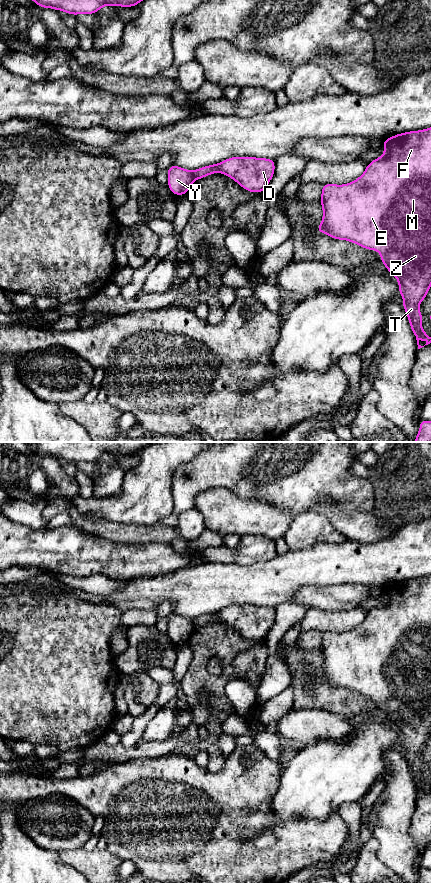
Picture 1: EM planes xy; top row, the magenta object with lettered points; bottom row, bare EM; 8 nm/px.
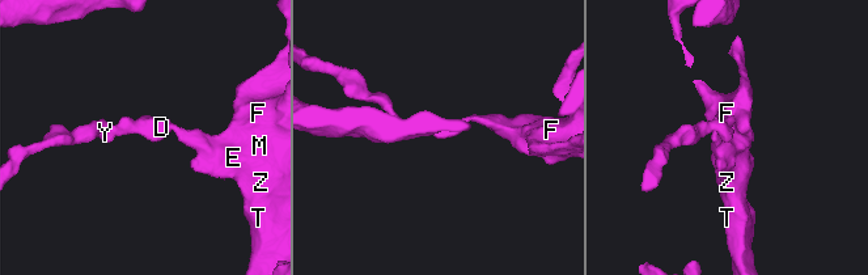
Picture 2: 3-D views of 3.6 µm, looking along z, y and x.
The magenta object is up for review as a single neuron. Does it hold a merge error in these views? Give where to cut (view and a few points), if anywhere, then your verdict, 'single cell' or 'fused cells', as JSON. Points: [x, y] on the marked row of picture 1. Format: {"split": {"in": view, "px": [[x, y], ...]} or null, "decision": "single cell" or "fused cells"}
{"split": {"in": "xy", "px": [[192, 172], [195, 179]]}, "decision": "fused cells"}

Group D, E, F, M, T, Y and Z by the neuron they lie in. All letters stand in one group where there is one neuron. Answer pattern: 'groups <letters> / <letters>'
groups D E F M T Z / Y

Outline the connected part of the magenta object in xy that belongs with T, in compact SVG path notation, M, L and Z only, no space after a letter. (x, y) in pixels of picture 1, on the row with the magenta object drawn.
M431 127L424 130L408 131L393 135L391 138L382 140L382 144L385 146L383 155L368 163L364 173L355 181L343 185L321 184L322 194L320 202L323 209L323 218L322 223L317 226L317 231L319 234L326 233L333 239L347 240L365 248L366 250L376 250L380 253L380 262L383 263L386 269L397 278L399 284L398 293L400 293L404 299L402 306L407 313L411 330L416 337L418 349L420 349L431 343L431 337L423 330L421 320L424 316L419 311L419 304L425 299L431 287Z

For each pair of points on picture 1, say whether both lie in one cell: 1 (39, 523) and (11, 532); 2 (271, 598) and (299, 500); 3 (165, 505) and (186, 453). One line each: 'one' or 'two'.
1: two
2: two
3: one

